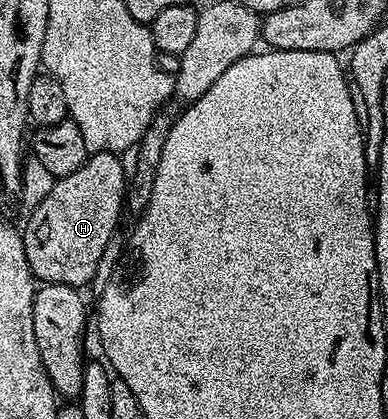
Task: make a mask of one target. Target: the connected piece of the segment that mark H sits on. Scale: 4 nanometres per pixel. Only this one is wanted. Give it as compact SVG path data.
M114 151L88 154L77 173L54 180L39 204L30 208L27 228L22 228L21 234L25 257L36 280L83 289L98 273L99 262L115 235L119 214L125 211L129 175L123 172L119 159L122 158Z

